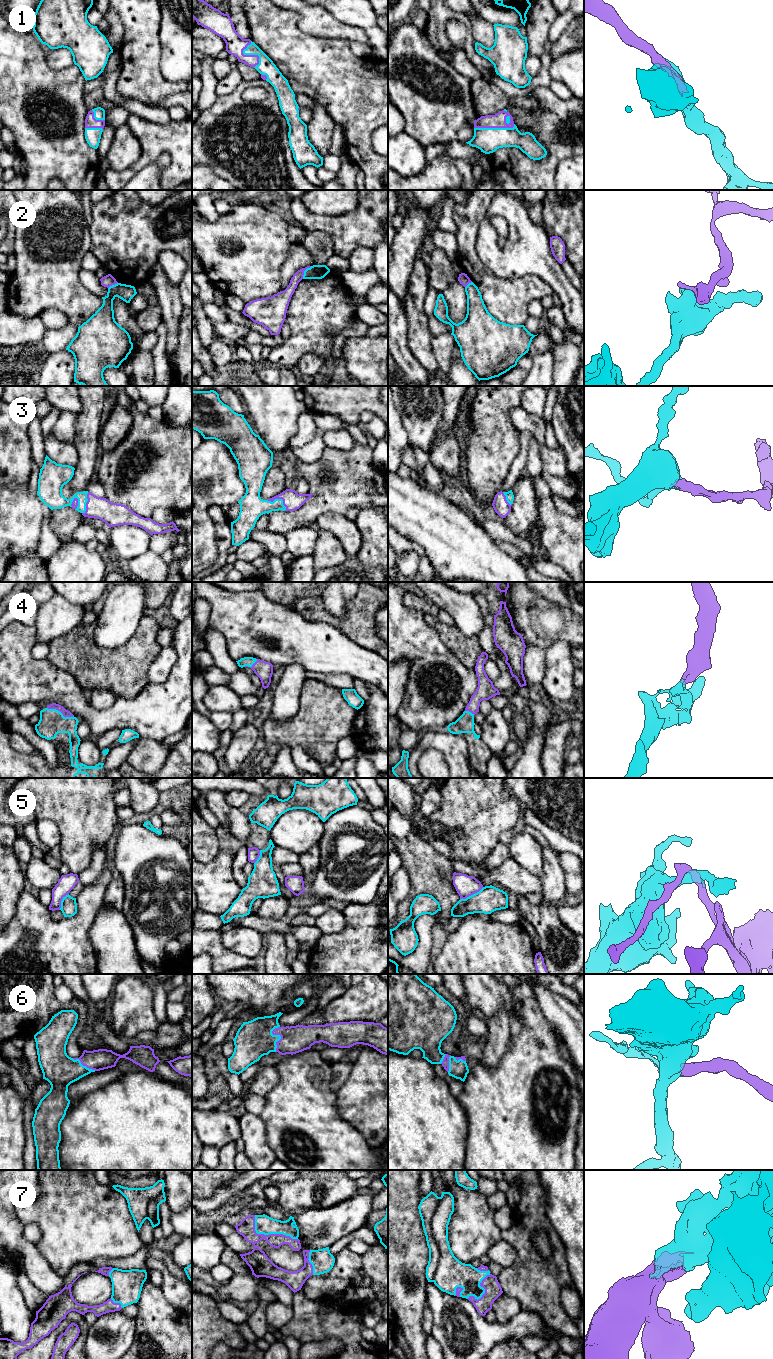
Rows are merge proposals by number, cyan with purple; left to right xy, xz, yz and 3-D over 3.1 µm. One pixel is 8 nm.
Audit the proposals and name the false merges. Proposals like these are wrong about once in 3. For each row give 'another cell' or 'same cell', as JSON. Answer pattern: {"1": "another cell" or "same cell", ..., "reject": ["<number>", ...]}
{"1": "same cell", "2": "another cell", "3": "same cell", "4": "same cell", "5": "another cell", "6": "same cell", "7": "same cell", "reject": ["2", "5"]}

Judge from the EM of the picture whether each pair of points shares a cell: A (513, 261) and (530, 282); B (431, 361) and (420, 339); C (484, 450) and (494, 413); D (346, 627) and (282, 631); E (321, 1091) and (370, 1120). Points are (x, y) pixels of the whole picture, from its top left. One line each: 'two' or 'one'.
A: two
B: one
C: one
D: two
E: two

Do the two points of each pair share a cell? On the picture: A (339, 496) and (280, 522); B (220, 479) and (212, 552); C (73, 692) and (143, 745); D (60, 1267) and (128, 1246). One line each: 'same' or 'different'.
A: same
B: same
C: different
D: same

